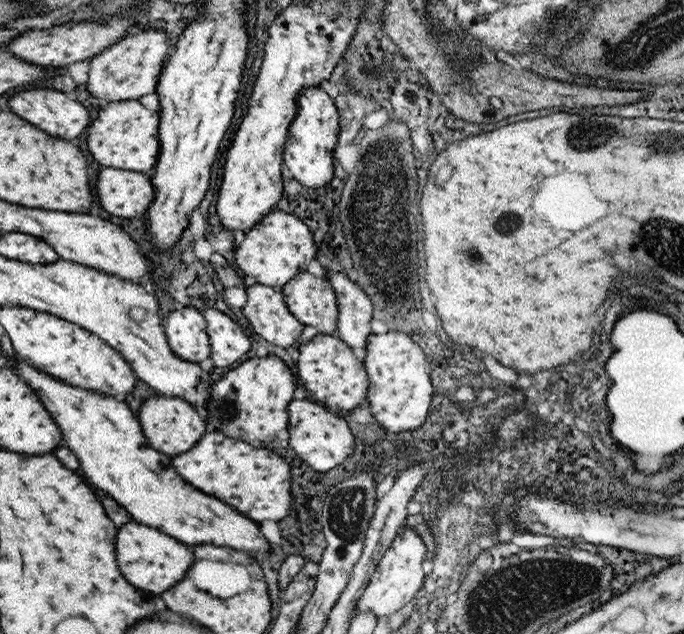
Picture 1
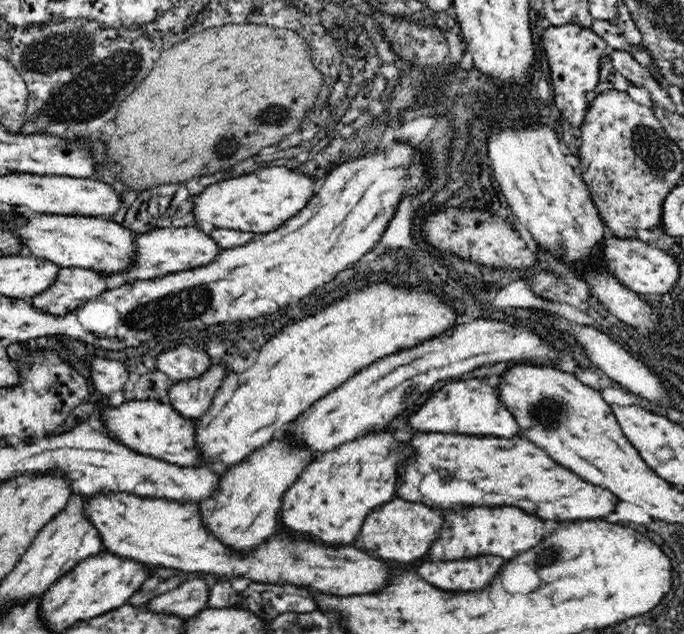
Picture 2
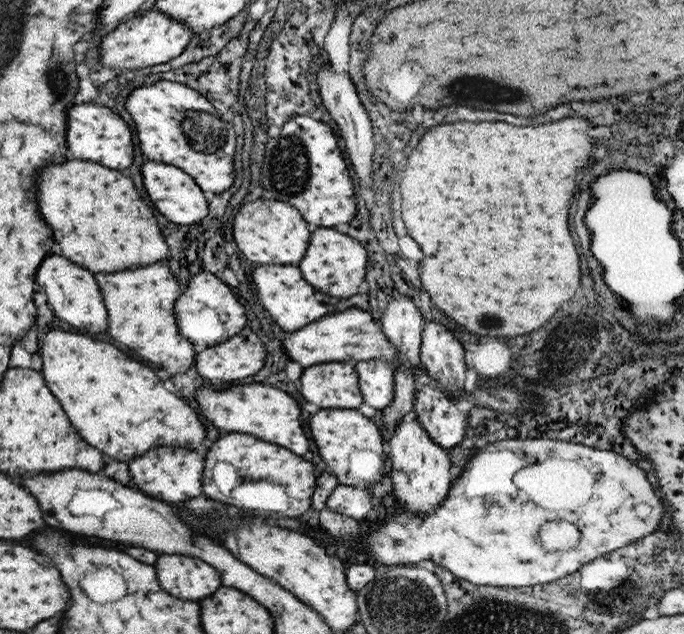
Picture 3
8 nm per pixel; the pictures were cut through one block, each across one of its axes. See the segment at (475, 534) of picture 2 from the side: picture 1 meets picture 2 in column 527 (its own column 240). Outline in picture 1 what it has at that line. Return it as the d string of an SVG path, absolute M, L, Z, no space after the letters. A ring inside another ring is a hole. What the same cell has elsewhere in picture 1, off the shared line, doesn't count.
M17 364L17 374L21 374L21 378L25 378L25 382L29 382L29 386L33 386L33 390L37 390L37 394L41 394L41 402L45 402L45 410L49 410L49 414L53 414L53 420L57 422L57 426L61 426L61 434L65 438L65 446L69 450L73 450L77 454L79 466L81 466L81 476L85 478L85 482L89 486L93 486L99 494L105 494L109 498L113 498L121 508L125 508L129 512L129 516L133 518L133 522L155 528L171 538L177 538L179 542L185 544L213 544L213 546L229 546L235 550L241 550L245 554L253 554L259 560L265 560L269 556L269 544L263 538L263 534L259 532L259 524L251 522L249 518L243 518L235 508L219 502L213 496L207 496L199 490L195 490L193 486L185 484L177 472L173 470L167 454L157 452L155 448L149 446L149 442L145 440L141 422L135 420L137 412L131 412L129 406L125 406L123 402L117 402L113 398L105 398L99 396L97 392L89 392L89 390L81 390L81 388L73 388L73 386L65 386L59 380L53 380L41 372L37 372L35 368L31 368L29 364Z

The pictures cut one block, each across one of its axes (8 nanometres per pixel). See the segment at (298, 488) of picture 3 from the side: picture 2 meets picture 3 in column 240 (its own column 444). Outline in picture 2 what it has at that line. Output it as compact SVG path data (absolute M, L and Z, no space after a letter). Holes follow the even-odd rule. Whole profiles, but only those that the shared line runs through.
M422 434L414 436L410 442L418 446L418 458L414 458L414 466L406 466L406 478L402 478L402 490L398 490L398 496L408 502L428 500L418 486L424 476L432 472L454 474L454 478L466 480L484 492L482 502L474 502L470 496L466 498L466 506L522 506L522 510L530 510L530 514L538 514L538 518L546 520L602 520L602 516L614 512L614 506L620 500L616 494L610 494L610 490L584 482L580 476L554 462L544 450L522 438L504 440L466 434Z

